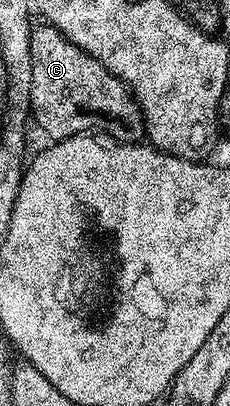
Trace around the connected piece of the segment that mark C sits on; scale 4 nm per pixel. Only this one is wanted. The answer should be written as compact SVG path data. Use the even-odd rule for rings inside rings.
M35 27L30 34L30 110L33 123L38 123L54 142L93 133L93 128L111 132L122 142L137 141L134 139L143 135L144 125L142 112L130 89L100 61L64 39L56 29L41 27Z

